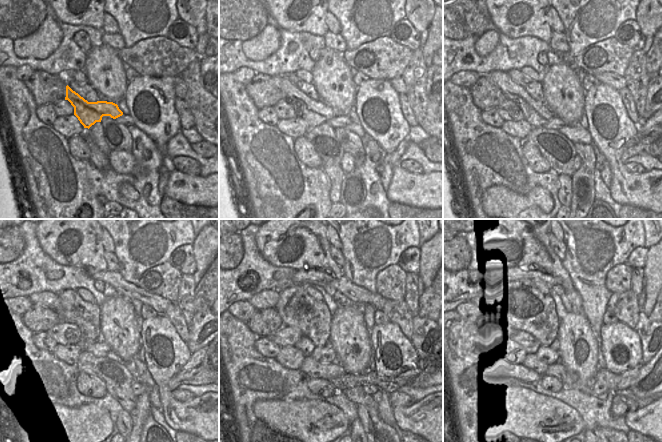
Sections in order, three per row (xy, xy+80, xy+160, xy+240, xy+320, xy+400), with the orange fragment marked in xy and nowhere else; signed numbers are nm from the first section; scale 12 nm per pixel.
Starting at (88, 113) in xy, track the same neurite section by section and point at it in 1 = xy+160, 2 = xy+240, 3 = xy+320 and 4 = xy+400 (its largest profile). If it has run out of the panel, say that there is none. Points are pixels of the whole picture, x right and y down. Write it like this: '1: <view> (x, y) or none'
1: xy+160 (536, 113)
2: xy+240 (50, 300)
3: xy+320 (268, 298)
4: xy+400 (487, 297)

